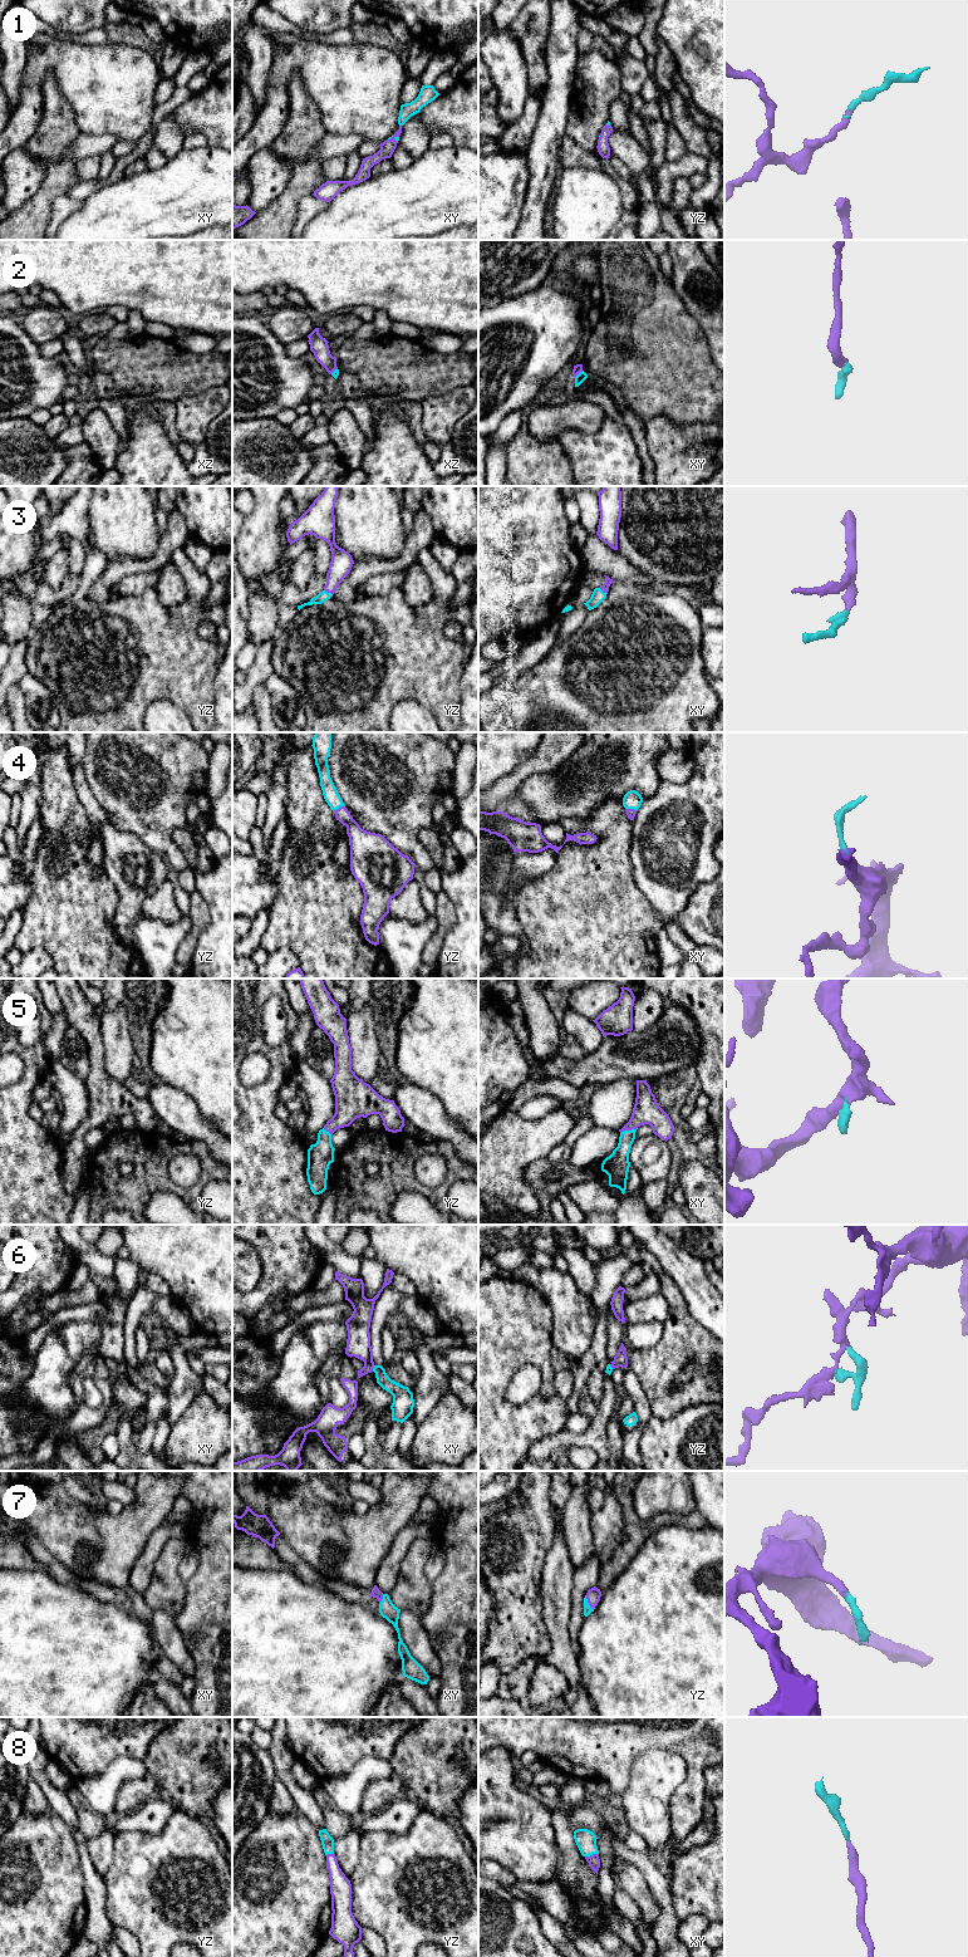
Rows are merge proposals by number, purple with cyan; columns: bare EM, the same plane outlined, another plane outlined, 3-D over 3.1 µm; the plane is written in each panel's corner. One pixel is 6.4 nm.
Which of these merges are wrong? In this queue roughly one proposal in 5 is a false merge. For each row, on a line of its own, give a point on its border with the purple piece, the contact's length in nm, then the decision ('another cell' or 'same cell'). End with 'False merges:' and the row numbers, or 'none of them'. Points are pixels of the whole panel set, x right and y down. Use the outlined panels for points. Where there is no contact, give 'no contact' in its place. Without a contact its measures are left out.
1: meets purple in xy at (393, 136); contact 80 nm long; same cell
2: meets purple in xy at (578, 373); contact 80 nm long; same cell
3: meets purple in yz at (328, 592); contact 70 nm long; same cell
4: meets purple in yz at (340, 807); contact 80 nm long; same cell
5: meets purple in xy at (628, 1129); contact 120 nm long; same cell
6: meets purple in xy at (373, 1367); contact 40 nm long; another cell
7: meets purple in yz at (589, 1603); contact 110 nm long; same cell
8: meets purple in xy at (593, 1854); contact 90 nm long; same cell
False merges: 6

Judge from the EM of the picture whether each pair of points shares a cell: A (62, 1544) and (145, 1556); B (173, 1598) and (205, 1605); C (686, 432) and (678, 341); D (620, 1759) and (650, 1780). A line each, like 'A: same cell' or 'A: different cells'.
A: different cells
B: different cells
C: different cells
D: different cells

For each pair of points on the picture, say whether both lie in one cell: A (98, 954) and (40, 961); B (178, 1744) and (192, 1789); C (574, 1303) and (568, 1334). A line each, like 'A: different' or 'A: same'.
A: different
B: same
C: same

